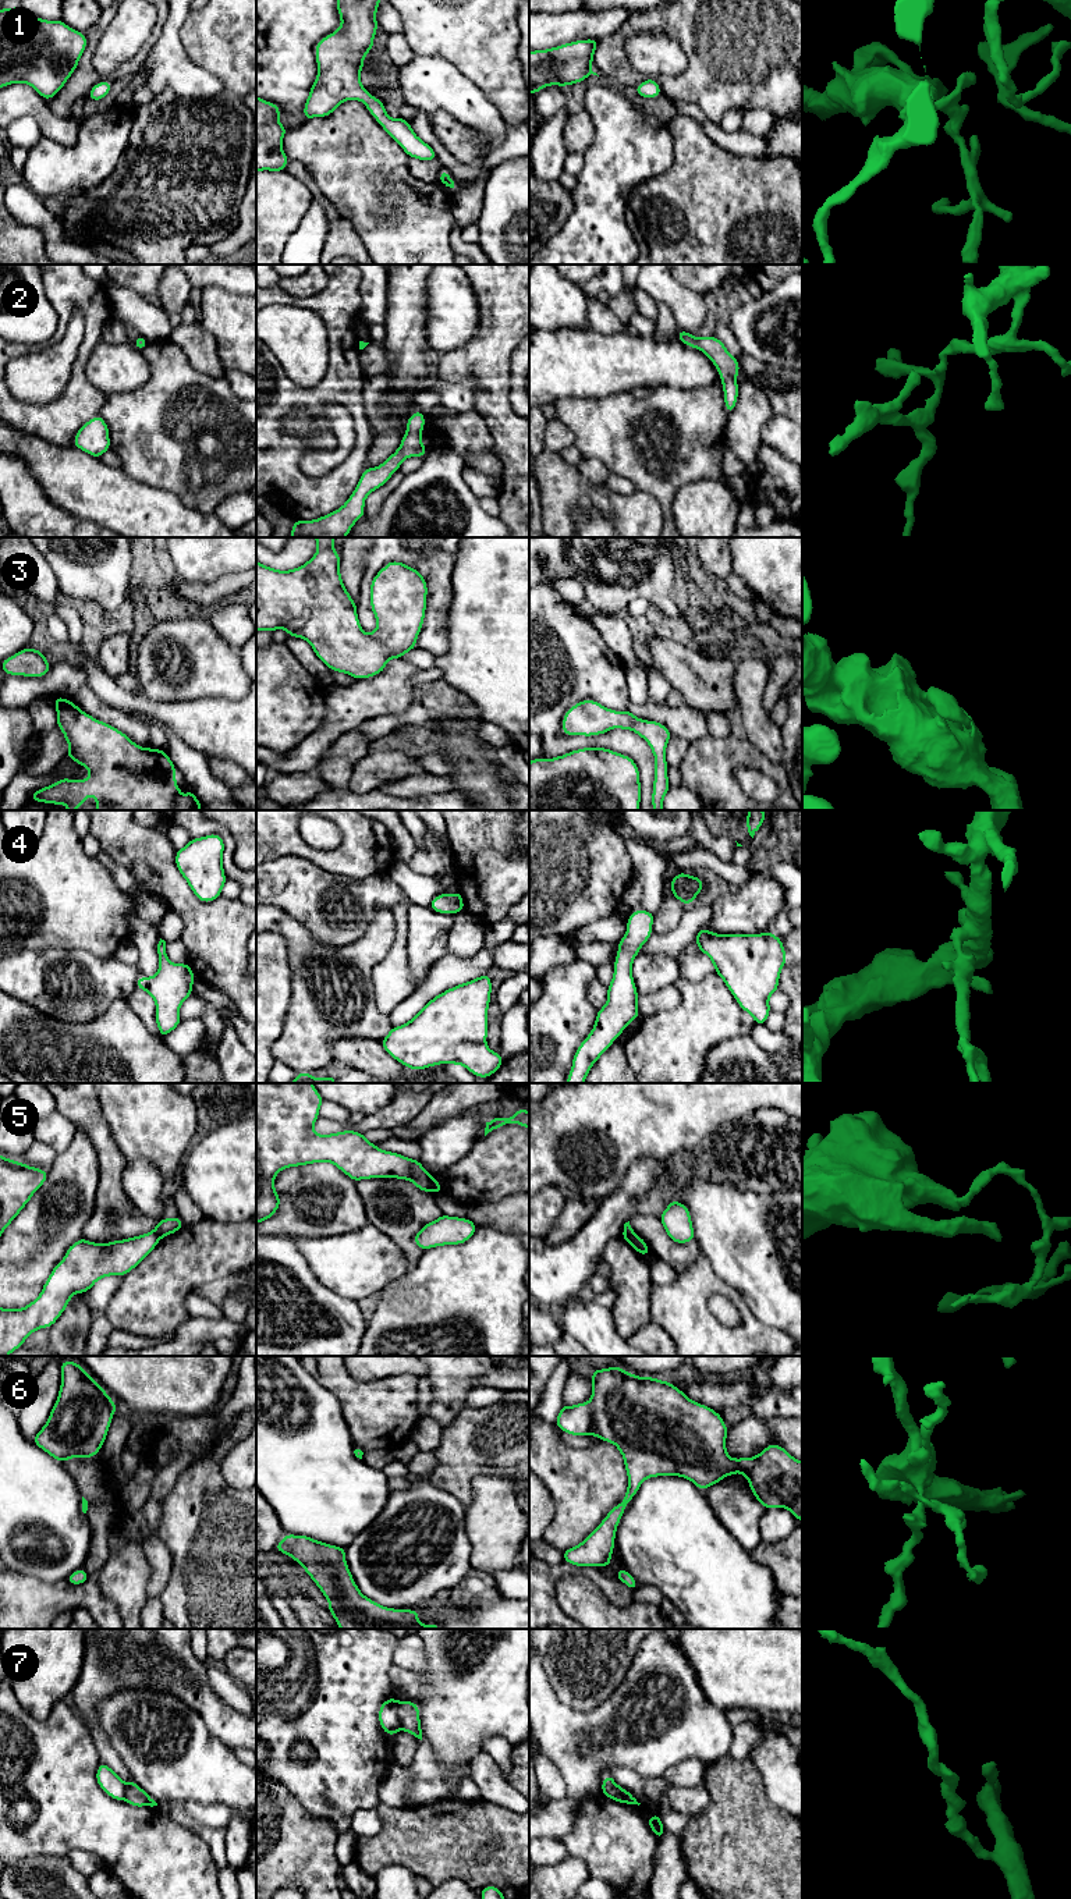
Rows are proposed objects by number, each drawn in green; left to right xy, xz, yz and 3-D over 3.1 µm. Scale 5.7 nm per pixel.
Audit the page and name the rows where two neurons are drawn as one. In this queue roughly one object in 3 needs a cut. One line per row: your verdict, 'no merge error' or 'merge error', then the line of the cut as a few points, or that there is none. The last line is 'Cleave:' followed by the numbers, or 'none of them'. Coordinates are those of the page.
1: no merge error; no cut
2: no merge error; no cut
3: no merge error; no cut
4: no merge error; no cut
5: merge error; cut in xz along (432, 1178), (433, 1191)
6: no merge error; no cut
7: merge error; cut in xz along (396, 1701), (400, 1728)
Cleave: 5, 7

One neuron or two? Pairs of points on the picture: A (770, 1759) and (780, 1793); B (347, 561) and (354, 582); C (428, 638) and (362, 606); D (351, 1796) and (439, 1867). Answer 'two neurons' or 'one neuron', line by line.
A: one neuron
B: one neuron
C: one neuron
D: two neurons

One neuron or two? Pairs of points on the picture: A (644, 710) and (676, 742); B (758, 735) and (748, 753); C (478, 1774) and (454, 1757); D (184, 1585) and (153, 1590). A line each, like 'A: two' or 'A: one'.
A: two
B: two
C: two
D: two

